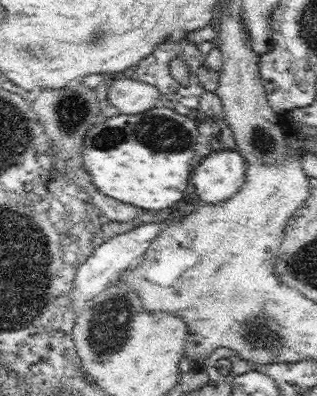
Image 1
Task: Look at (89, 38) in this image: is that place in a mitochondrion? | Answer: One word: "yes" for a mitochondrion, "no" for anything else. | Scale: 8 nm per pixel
yes

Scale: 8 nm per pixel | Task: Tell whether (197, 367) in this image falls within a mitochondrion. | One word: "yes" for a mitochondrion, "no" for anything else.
no

